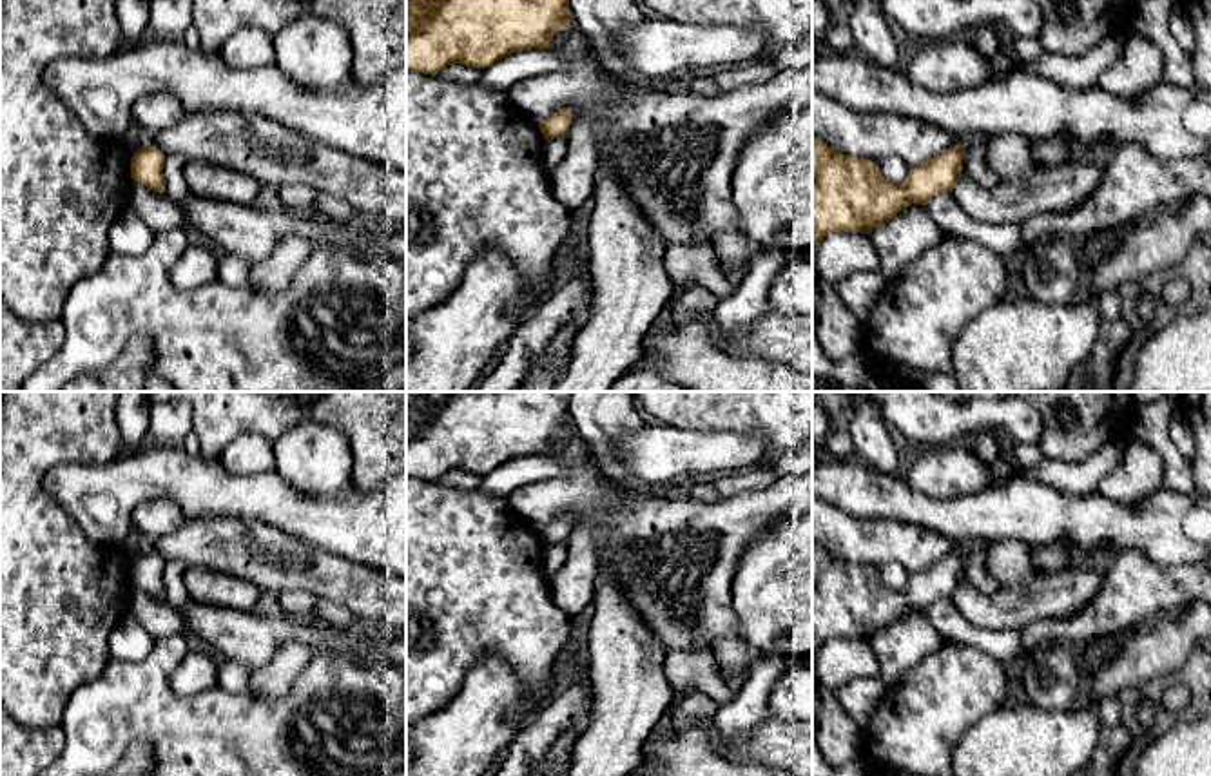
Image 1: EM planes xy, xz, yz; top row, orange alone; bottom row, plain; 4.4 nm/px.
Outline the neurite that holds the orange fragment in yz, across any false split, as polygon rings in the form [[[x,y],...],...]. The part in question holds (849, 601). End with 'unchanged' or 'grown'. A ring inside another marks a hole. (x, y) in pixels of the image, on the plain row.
[[[812,542],[812,685],[816,656],[832,638],[872,640],[908,611],[926,611],[961,586],[963,555],[955,551],[910,575],[901,591],[888,589],[870,566],[839,560]]]; unchanged

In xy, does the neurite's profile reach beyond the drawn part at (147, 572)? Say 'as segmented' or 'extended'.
as segmented

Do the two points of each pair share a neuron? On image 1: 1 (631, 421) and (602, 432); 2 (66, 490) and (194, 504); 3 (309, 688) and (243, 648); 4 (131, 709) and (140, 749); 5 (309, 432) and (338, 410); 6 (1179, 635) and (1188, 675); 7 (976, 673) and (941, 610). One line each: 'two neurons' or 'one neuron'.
1: one neuron
2: one neuron
3: two neurons
4: two neurons
5: two neurons
6: two neurons
7: two neurons

